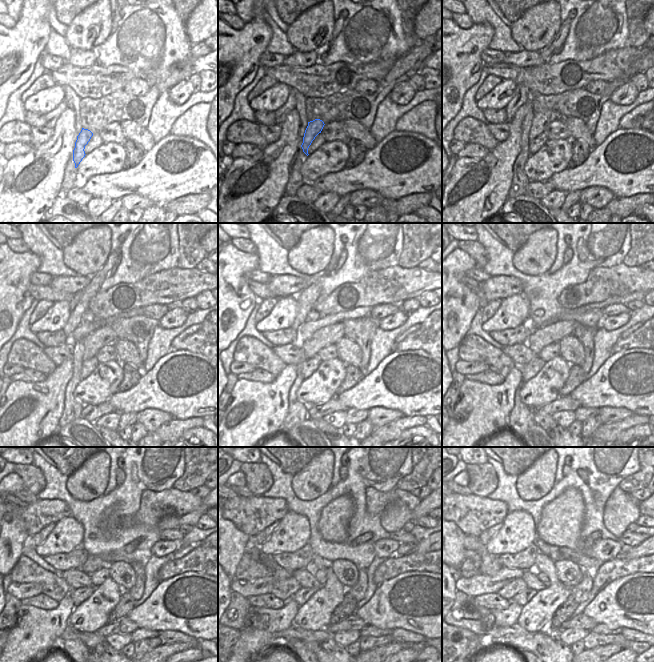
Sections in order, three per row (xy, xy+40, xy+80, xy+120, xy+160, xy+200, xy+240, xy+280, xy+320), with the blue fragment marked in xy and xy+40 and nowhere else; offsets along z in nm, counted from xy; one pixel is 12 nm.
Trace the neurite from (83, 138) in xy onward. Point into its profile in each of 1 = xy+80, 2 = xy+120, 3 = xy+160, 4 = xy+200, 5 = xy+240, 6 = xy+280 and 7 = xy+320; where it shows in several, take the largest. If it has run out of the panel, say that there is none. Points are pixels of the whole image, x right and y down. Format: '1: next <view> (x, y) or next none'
1: next xy+80 (541, 120)
2: next xy+120 (104, 335)
3: next xy+160 (330, 334)
4: next xy+200 (556, 331)
5: next xy+240 (139, 550)
6: next xy+280 (361, 553)
7: next xy+320 (588, 563)

